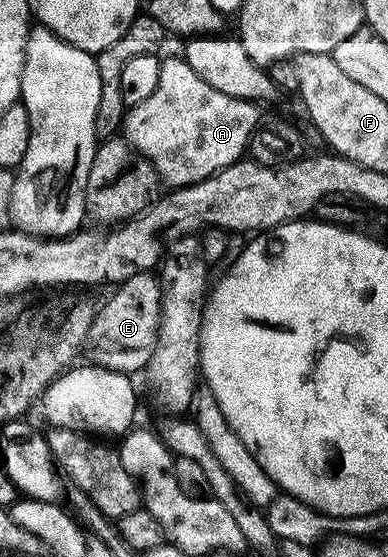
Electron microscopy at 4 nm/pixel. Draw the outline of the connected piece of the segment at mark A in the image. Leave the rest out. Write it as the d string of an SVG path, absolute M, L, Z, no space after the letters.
M185 57L166 58L162 63L156 92L139 106L128 110L124 137L136 153L153 164L159 179L165 185L167 182L167 187L195 186L247 157L250 141L264 122L258 110L261 109L253 102L229 98L224 96L224 92L216 92L216 88L210 84L204 84L204 80L200 80L200 76L188 68Z

